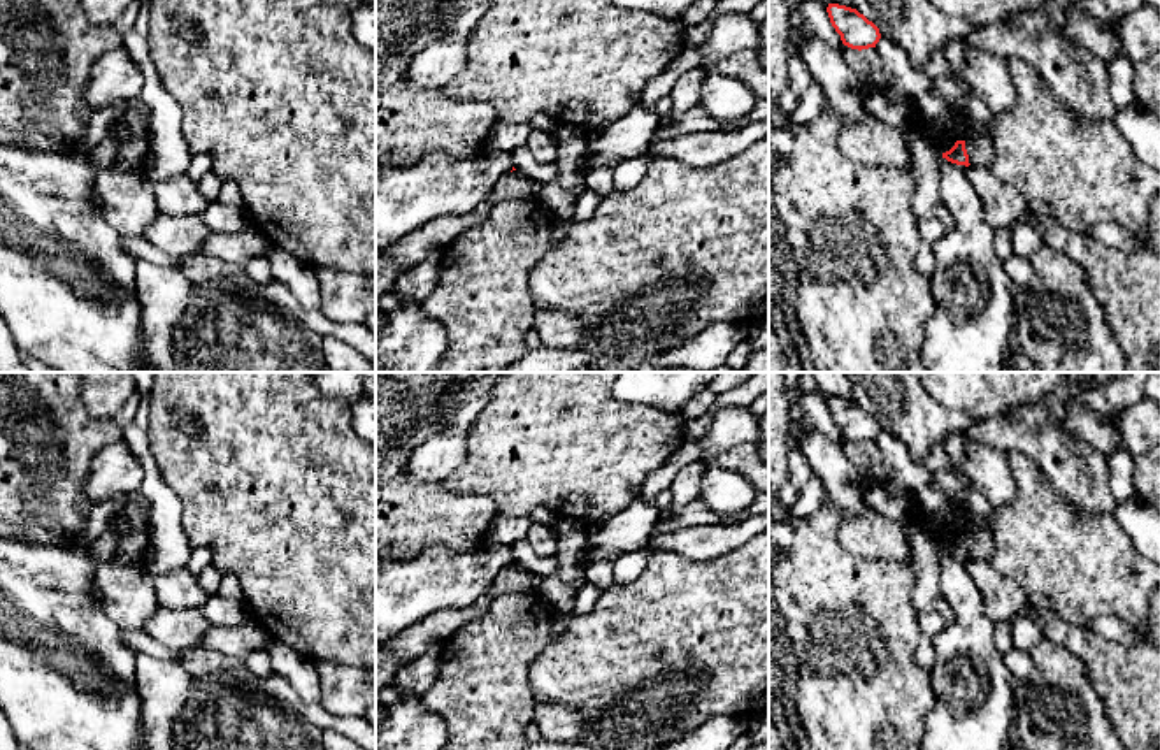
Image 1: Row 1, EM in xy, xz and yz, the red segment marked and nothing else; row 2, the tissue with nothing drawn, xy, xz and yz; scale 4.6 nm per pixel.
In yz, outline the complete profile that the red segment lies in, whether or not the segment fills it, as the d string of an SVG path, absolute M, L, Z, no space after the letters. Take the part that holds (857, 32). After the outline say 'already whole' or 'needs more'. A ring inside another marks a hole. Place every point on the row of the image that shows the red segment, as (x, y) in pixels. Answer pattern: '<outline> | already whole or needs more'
M828 4L827 12L844 46L862 51L879 42L879 28L856 9Z | already whole

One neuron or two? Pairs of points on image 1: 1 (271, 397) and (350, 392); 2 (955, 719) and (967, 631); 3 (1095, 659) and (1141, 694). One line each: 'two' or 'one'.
1: two
2: one
3: one

